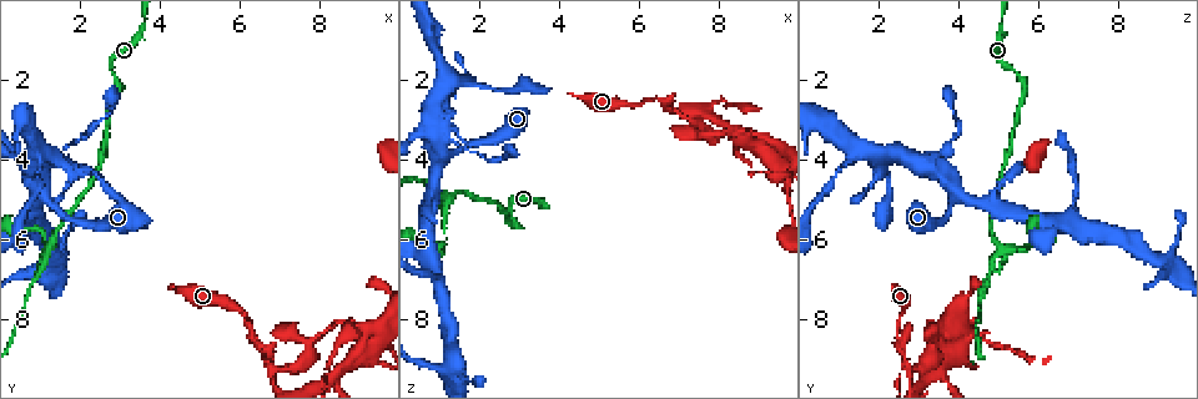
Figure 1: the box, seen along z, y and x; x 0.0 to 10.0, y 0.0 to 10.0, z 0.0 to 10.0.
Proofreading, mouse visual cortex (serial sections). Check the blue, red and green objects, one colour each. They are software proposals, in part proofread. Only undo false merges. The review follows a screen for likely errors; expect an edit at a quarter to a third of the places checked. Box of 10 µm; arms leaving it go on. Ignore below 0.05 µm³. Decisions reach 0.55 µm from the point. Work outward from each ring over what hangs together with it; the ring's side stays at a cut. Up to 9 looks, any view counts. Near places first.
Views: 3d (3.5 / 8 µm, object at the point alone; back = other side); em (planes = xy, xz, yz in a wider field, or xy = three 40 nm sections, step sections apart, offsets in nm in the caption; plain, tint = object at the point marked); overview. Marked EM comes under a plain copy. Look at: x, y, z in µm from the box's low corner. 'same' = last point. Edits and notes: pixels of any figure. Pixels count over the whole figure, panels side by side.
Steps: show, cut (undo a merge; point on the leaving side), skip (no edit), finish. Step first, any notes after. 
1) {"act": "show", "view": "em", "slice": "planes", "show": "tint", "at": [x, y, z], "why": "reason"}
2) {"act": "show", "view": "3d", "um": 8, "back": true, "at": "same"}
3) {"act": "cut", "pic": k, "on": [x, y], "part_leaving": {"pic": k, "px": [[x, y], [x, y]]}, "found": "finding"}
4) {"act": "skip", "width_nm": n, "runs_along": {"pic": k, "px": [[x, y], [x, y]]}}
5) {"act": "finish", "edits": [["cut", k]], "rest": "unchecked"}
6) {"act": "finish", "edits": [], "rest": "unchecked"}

{"act": "show", "view": "3d", "um": 3.5, "at": [6.80, 9.25, 2.75], "why": "three arms meet"}

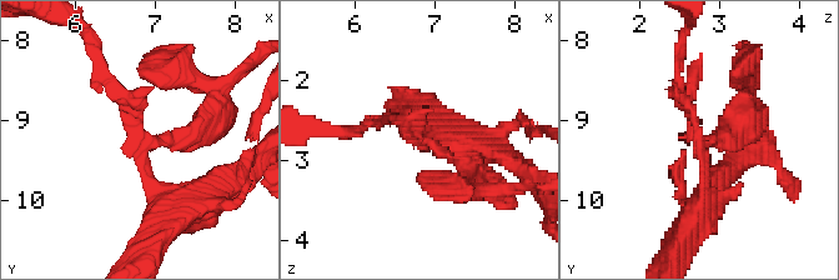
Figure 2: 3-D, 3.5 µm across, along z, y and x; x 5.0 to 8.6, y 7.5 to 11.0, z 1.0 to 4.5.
{"act": "show", "view": "em", "slice": "xy", "step": 2, "show": "tint", "at": [6.70, 9.20, 2.75]}

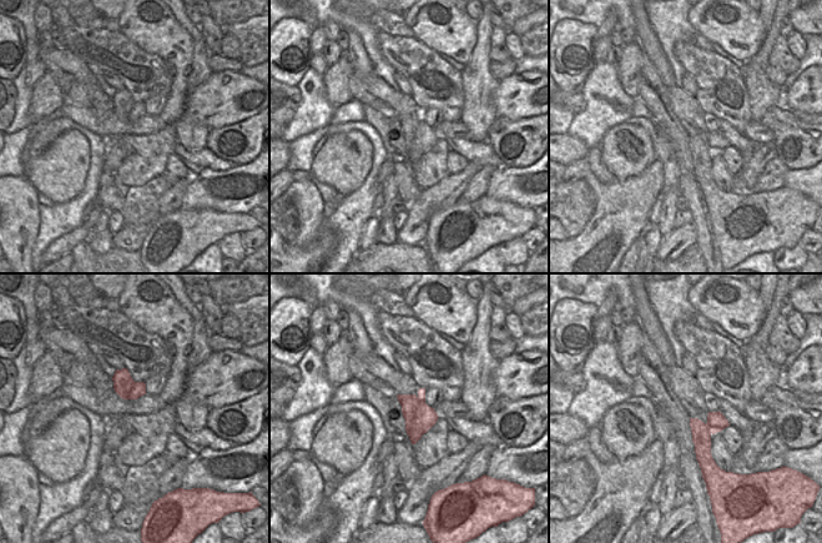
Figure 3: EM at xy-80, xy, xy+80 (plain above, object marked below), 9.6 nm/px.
{"act": "cut", "pic": 2, "on": [187, 145], "arm_widths_nm": [100, 150, 200], "border": {"pic": 3, "px": [[417, 397], [417, 412], [427, 431]]}, "found": "a second cell is stuck on"}

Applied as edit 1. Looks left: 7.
{"act": "show", "view": "overview", "why": "redraw"}

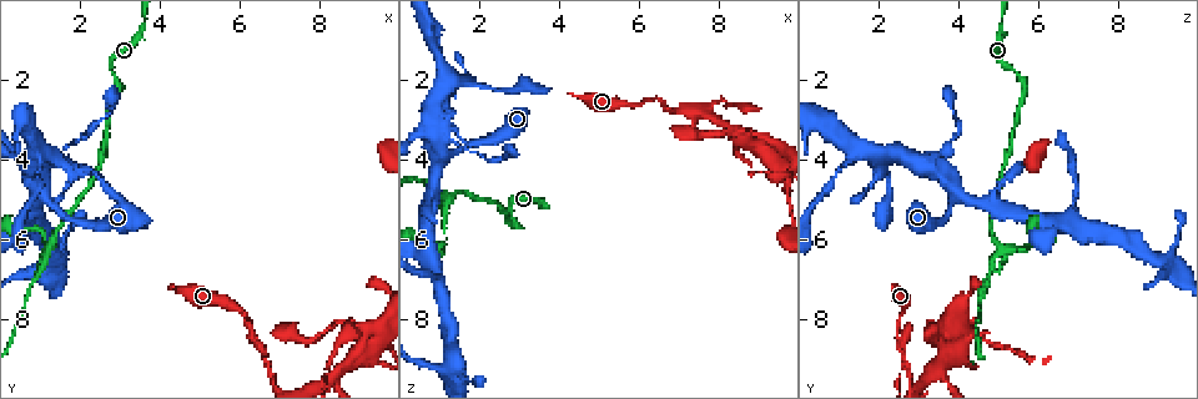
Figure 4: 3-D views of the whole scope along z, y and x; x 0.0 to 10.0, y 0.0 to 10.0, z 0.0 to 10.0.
{"act": "show", "view": "3d", "um": 8, "at": [1.55, 3.70, 3.65], "why": "thick turns thin"}

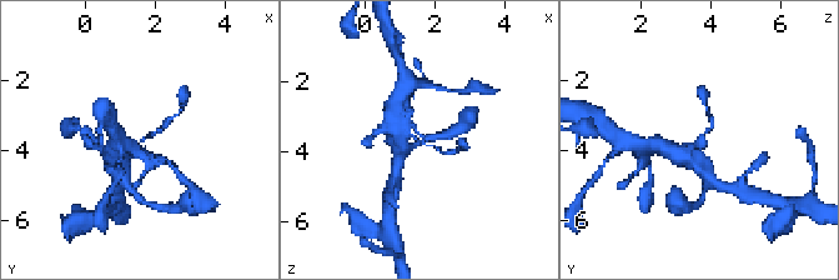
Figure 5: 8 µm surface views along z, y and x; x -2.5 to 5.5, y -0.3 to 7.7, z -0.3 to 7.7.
{"act": "show", "view": "em", "slice": "xy", "step": 5, "show": "tint", "at": "same", "arm_widths_nm": [100, 350], "why": "shape alone is not enough"}

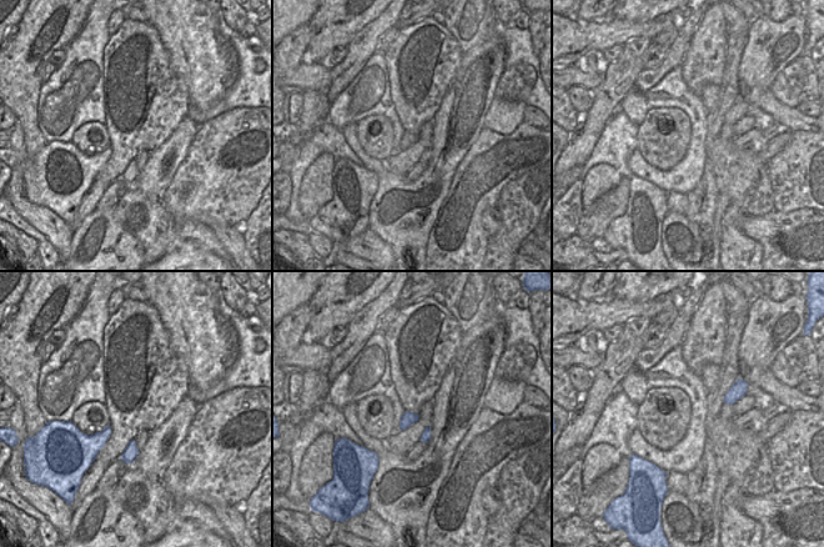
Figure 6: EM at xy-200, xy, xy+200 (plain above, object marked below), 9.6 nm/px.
{"act": "skip", "found": "continuous, no second cell"}

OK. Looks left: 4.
{"act": "show", "view": "3d", "um": 3.5, "at": [1.05, 4.20, 1.10], "why": "sudden change in width"}

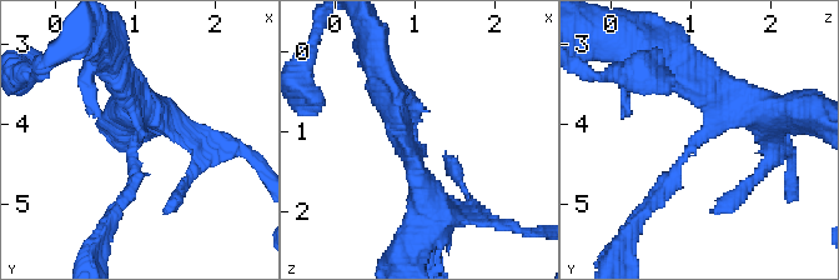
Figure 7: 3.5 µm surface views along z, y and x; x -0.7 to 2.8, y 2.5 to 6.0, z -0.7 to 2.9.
{"act": "show", "view": "em", "slice": "planes", "show": "tint", "at": [1.05, 4.20, 1.10], "arm_widths_nm": [200, 350]}

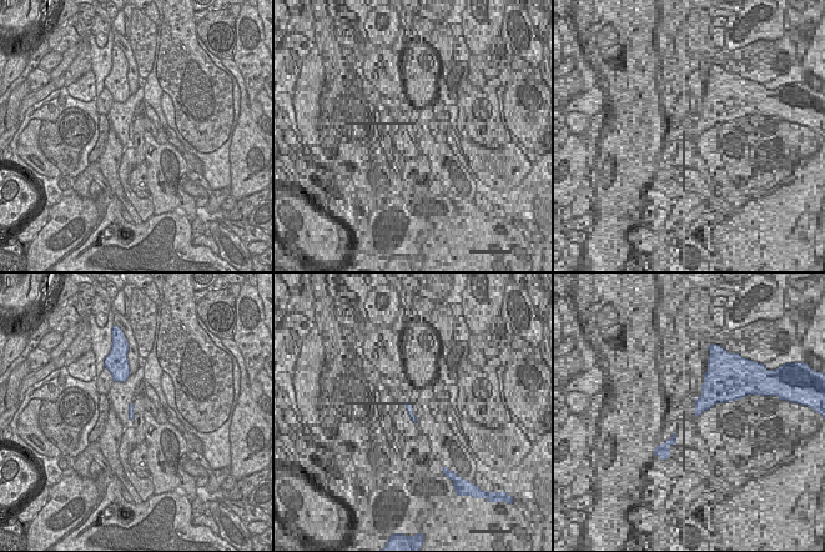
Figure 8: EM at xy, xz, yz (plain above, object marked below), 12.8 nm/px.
{"act": "skip", "runs_along": {"pic": 7, "px": [[765, 109], [731, 105], [651, 205]]}, "found": "continuous, no second cell"}

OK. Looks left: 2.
{"act": "show", "view": "3d", "um": 3.5, "at": [1.30, 6.15, 5.00], "why": "arms part here"}

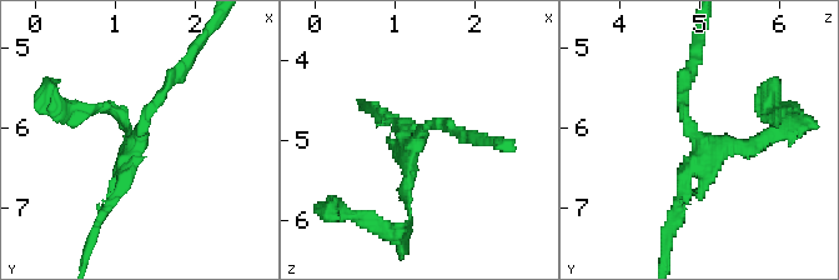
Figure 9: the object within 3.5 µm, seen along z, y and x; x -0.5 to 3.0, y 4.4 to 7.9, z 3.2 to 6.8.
{"act": "show", "view": "em", "slice": "xy", "step": 1, "show": "tint", "at": [1.25, 6.20, 5.00]}

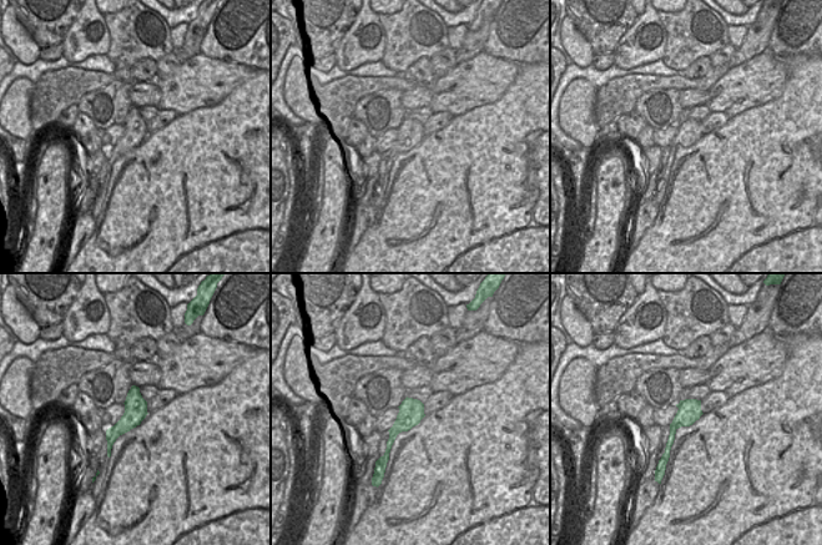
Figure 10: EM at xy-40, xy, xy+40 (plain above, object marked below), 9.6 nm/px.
{"act": "cut", "pic": 9, "on": [754, 144], "width_nm": 240, "part_leaving": {"pic": 9, "px": [[707, 141], [770, 138], [783, 106]]}, "found": "two cells meet here"}

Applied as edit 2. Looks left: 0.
{"act": "finish", "edits": [["cut", 2], ["cut", 9]], "rest": "unchecked"}

